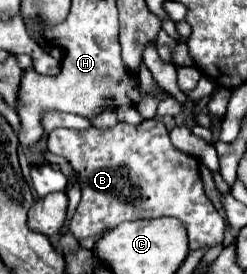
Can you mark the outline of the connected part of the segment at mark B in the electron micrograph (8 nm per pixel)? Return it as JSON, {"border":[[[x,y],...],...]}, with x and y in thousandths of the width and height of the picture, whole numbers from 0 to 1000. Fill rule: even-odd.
{"border":[[[595,434],[555,464],[514,456],[514,449],[474,449],[449,471],[360,464],[352,478],[223,471],[190,493],[190,544],[215,566],[263,573],[312,631],[312,661],[328,682],[328,734],[279,814],[279,836],[312,872],[385,865],[417,850],[425,836],[474,828],[482,807],[709,792],[709,799],[733,799],[733,814],[757,836],[765,916],[798,916],[822,901],[870,901],[903,887],[911,807],[822,697],[822,661],[806,639],[806,588],[692,529],[684,485],[652,442]]]}

